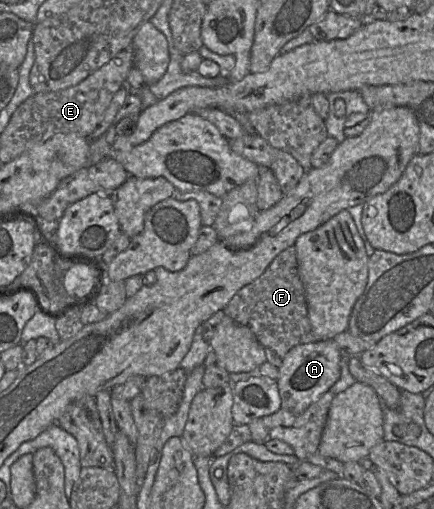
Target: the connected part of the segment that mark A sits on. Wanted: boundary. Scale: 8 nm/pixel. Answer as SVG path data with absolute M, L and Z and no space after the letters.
M333 339L319 340L293 347L283 357L276 380L281 406L275 413L251 421L248 426L252 442L265 444L269 440L269 434L273 428L293 422L327 392L340 377L342 359L342 353Z

